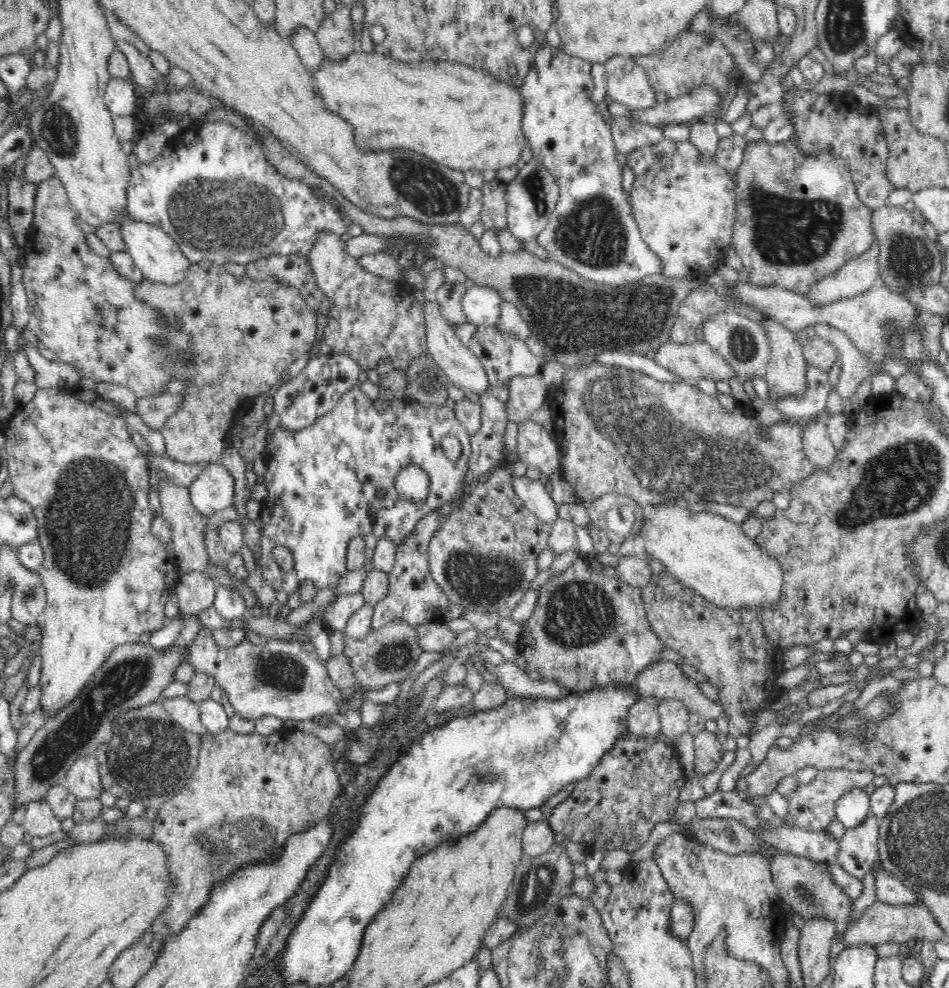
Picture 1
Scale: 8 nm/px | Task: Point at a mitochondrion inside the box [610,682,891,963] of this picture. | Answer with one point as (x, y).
(808, 894)

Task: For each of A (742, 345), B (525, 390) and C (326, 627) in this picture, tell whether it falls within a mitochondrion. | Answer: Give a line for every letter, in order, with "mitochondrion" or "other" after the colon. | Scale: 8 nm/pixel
A: mitochondrion
B: other
C: other

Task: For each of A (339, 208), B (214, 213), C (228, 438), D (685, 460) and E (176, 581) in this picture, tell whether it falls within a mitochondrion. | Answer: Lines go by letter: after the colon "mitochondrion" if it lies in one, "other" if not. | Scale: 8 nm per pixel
A: other
B: mitochondrion
C: other
D: mitochondrion
E: other

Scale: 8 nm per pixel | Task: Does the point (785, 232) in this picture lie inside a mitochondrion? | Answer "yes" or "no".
yes

